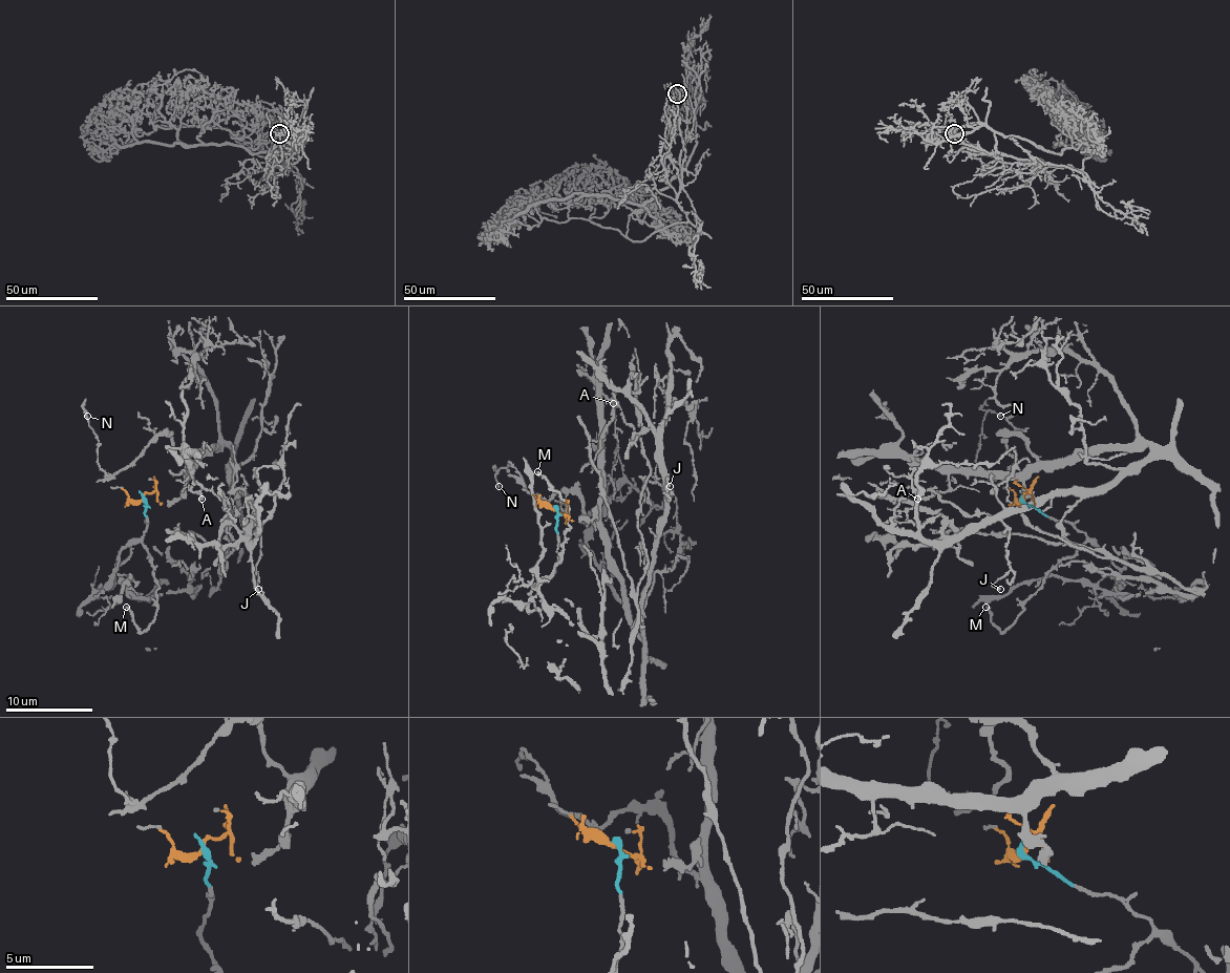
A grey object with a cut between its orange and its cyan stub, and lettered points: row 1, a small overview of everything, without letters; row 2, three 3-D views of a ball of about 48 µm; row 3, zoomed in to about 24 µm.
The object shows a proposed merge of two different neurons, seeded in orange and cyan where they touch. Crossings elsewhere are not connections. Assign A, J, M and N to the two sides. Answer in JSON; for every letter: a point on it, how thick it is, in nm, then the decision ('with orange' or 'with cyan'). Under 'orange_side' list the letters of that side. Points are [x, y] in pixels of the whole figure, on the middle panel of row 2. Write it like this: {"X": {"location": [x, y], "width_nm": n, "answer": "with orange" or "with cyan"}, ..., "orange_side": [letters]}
{"A": {"location": [613, 403], "width_nm": 200, "answer": "with orange"}, "J": {"location": [670, 486], "width_nm": 130, "answer": "with orange"}, "M": {"location": [537, 471], "width_nm": 190, "answer": "with cyan"}, "N": {"location": [499, 486], "width_nm": 110, "answer": "with orange"}, "orange_side": ["A", "J", "N"]}

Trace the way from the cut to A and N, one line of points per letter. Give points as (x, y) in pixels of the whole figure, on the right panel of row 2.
A: (1024, 498), (1029, 493), (1033, 502), (1020, 480), (950, 473), (946, 491), (917, 500)
N: (1024, 498), (1022, 439), (1006, 436), (1002, 476), (976, 465), (990, 409), (1000, 417)

